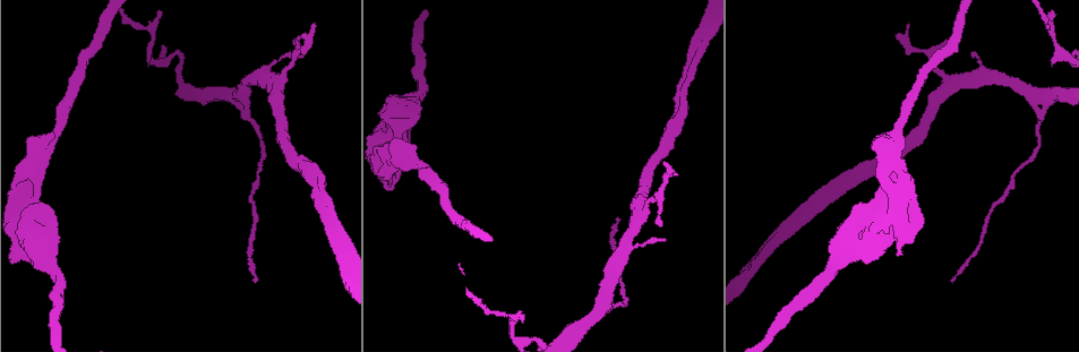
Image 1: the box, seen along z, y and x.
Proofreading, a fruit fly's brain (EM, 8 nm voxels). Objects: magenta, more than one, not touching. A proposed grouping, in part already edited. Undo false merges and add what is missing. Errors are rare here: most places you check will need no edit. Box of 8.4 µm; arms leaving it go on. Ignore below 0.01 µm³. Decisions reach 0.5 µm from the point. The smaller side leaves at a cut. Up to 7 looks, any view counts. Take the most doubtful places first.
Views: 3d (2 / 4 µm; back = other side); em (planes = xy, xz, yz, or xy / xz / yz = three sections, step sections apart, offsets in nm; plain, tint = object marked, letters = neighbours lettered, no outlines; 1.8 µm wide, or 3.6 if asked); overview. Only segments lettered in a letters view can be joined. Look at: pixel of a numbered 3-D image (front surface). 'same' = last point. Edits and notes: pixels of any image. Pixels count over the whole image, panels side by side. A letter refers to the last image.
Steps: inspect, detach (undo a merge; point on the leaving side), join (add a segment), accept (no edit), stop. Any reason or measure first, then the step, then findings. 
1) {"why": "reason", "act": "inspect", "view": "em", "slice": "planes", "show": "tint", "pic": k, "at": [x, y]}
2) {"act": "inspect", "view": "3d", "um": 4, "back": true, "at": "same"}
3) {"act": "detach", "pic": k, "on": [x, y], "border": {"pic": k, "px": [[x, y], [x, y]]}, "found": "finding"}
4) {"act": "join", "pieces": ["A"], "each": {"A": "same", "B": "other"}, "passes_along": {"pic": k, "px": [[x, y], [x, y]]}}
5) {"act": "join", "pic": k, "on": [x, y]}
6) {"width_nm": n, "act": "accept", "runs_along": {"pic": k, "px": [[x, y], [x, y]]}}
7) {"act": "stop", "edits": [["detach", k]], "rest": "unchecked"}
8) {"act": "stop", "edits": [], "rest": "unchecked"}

{"why": "thin end", "act": "inspect", "view": "3d", "um": 4, "pic": 1, "at": [315, 22]}

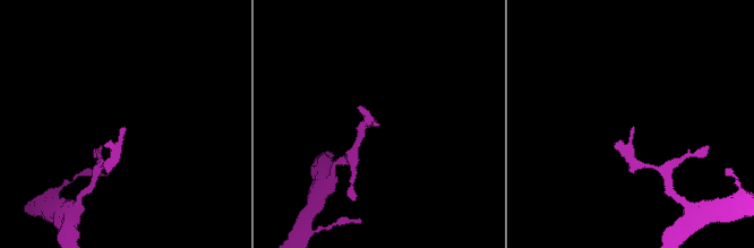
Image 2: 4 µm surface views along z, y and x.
{"why": "now the EM", "act": "inspect", "view": "em", "slice": "planes", "show": "plain", "pic": 2, "at": [375, 125]}

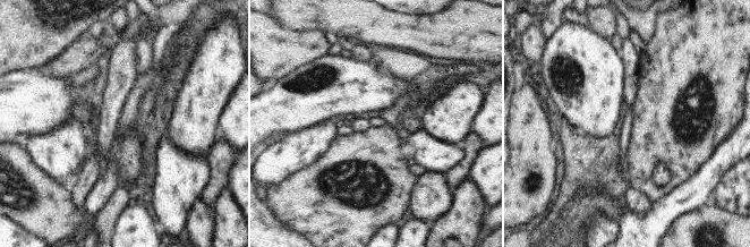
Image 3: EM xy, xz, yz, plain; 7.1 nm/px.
{"act": "inspect", "view": "em", "slice": "planes", "show": "letters", "at": "same"}

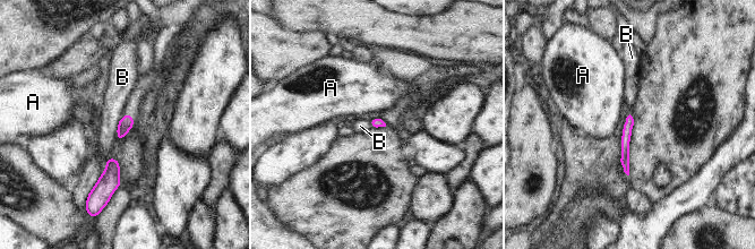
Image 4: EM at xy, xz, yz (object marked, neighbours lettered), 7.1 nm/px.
{"act": "accept", "each": {"A": "other", "B": "other"}, "runs_along": {"pic": 4, "px": [[629, 118], [625, 139], [626, 170]]}, "found": "no lettered segment goes on from it"}

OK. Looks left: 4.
{"why": "sharp bend", "act": "inspect", "view": "em", "slice": "yz", "step": 16, "show": "tint", "pic": 1, "at": [153, 32]}

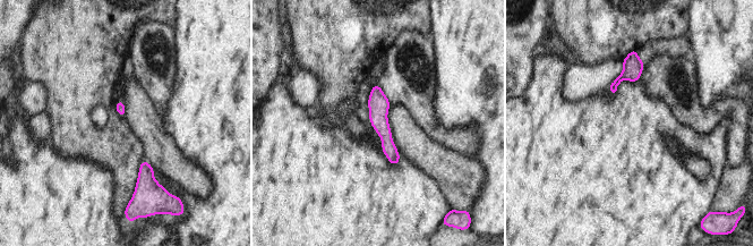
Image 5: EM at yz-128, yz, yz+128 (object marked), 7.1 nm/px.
{"act": "inspect", "view": "em", "slice": "planes", "show": "letters", "at": "same"}

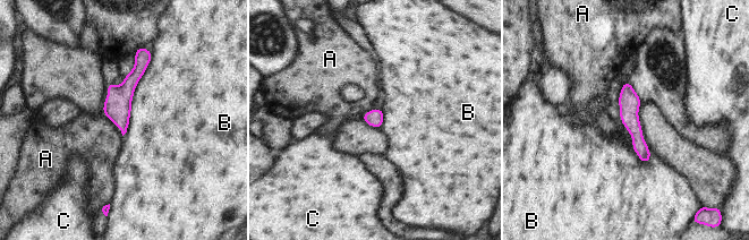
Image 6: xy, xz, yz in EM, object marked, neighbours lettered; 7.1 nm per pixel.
{"act": "accept", "each": {"A": "other", "B": "other", "C": "other"}, "runs_along": {"pic": 6, "px": [[138, 52], [124, 129]]}, "found": "continuous, no second neuron"}

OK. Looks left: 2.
{"why": "an open end", "act": "inspect", "view": "3d", "um": 2, "back": true, "pic": 1, "at": [301, 57]}

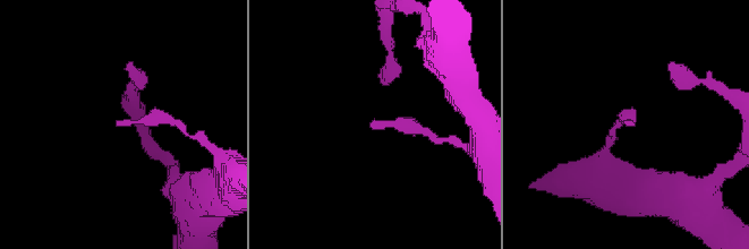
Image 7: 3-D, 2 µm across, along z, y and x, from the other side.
{"act": "inspect", "view": "em", "slice": "xz", "step": 4, "show": "letters", "pic": 7, "at": [369, 124]}

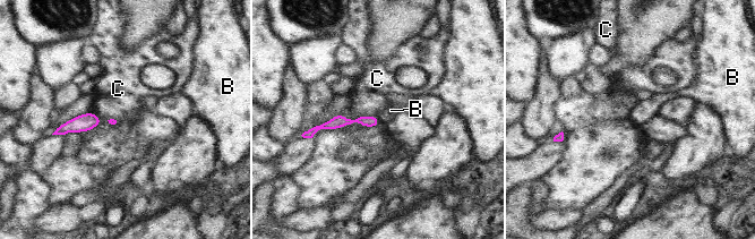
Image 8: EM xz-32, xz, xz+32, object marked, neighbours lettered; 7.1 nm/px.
{"act": "accept", "each": {"B": "other", "C": "other"}, "runs_along": {"pic": 8, "px": [[375, 120], [337, 121], [311, 131]]}, "found": "none of them fits"}

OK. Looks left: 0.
{"act": "stop", "edits": [], "rest": "unchecked"}

